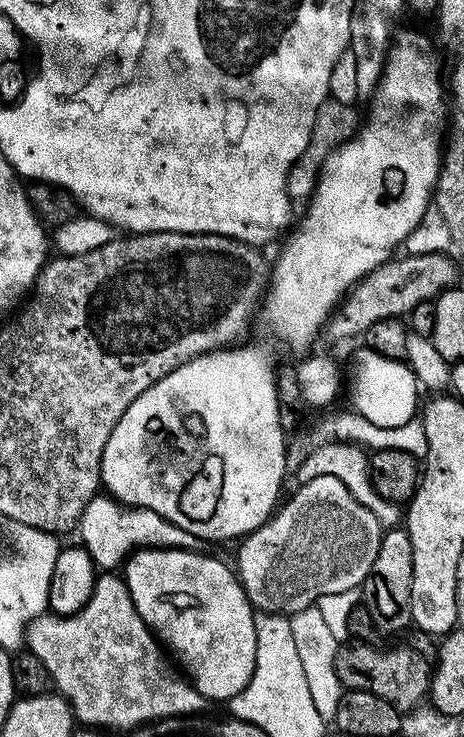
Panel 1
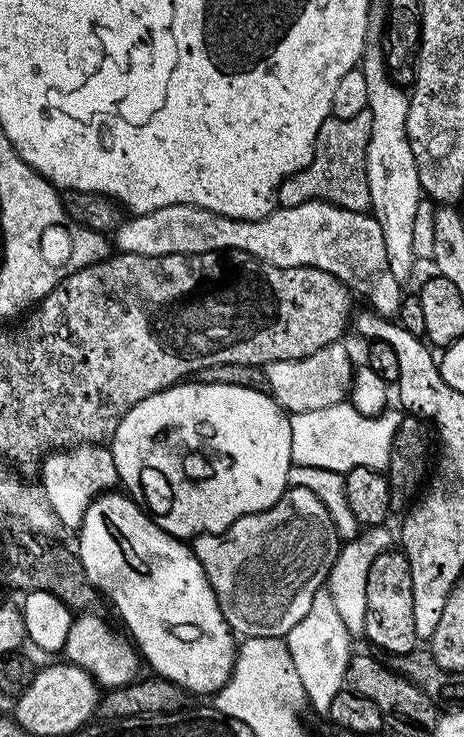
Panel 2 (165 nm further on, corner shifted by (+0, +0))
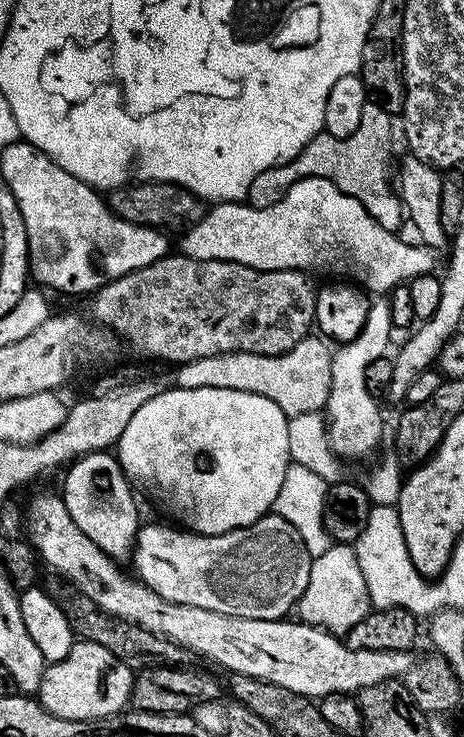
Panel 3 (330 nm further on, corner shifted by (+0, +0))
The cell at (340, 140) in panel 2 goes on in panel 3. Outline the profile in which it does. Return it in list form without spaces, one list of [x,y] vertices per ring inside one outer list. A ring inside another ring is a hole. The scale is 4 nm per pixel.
[[[371,102],[362,106],[362,122],[358,122],[358,130],[354,130],[354,134],[350,134],[350,138],[334,138],[325,131],[318,133],[290,162],[279,164],[270,170],[262,170],[262,174],[258,174],[258,178],[254,178],[254,182],[250,182],[247,203],[255,208],[273,206],[300,179],[311,176],[324,178],[333,183],[342,194],[356,198],[369,212],[374,222],[380,223],[390,232],[396,232],[406,219],[406,213],[404,205],[400,202],[397,189],[394,187],[393,177],[392,180],[388,177],[388,162],[392,158],[392,120],[394,120],[393,113],[382,110],[382,106]]]

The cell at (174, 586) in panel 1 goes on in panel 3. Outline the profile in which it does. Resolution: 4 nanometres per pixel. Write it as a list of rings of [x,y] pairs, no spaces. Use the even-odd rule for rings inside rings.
[[[108,450],[89,452],[87,456],[79,457],[65,472],[68,473],[64,476],[62,489],[64,505],[70,518],[78,522],[78,530],[82,530],[82,534],[86,534],[86,538],[90,538],[90,542],[97,544],[107,556],[127,557],[135,545],[142,519],[132,497],[133,485],[120,467],[119,459]]]

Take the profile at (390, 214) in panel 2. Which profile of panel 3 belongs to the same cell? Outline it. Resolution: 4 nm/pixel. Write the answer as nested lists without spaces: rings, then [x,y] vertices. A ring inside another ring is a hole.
[[[386,298],[375,299],[367,312],[362,331],[355,339],[341,343],[333,351],[331,360],[330,392],[325,404],[328,446],[337,457],[360,460],[368,456],[380,444],[384,436],[384,420],[380,417],[377,397],[366,389],[366,368],[371,362],[387,355],[390,338],[394,335]],[[328,412],[328,414],[327,414]],[[345,456],[345,458],[344,458]]]

